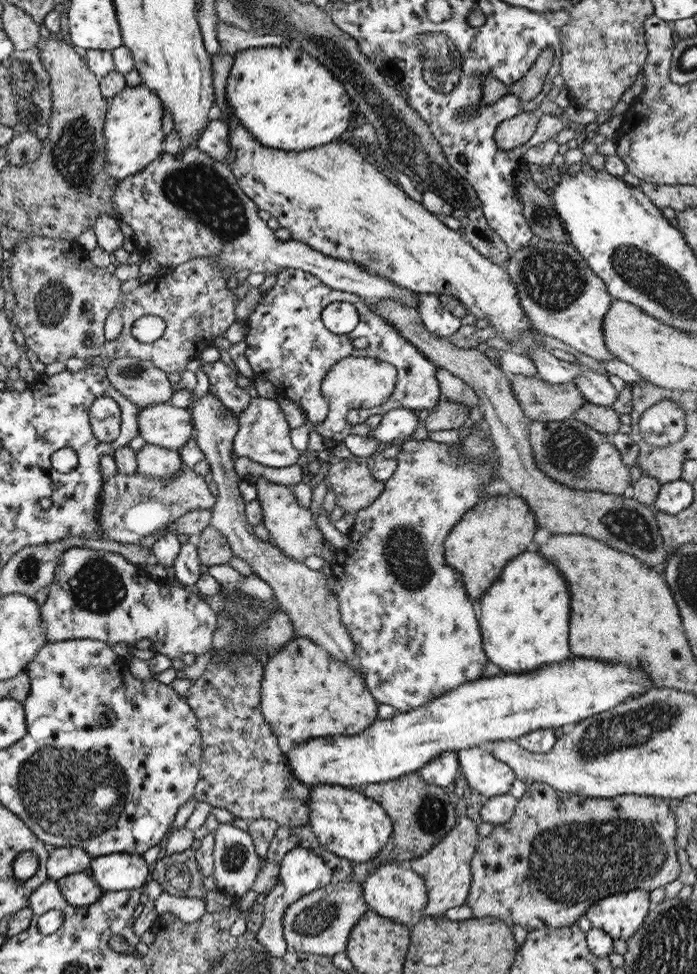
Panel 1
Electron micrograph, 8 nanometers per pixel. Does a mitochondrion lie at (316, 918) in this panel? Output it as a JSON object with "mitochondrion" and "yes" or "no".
{"mitochondrion":"yes"}

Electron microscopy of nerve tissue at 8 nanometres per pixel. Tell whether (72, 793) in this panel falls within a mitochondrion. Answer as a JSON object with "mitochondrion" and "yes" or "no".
{"mitochondrion":"yes"}

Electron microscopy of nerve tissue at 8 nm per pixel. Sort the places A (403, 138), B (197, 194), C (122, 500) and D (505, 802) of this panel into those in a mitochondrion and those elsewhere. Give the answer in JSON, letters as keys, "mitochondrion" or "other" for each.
{"A":"mitochondrion","B":"mitochondrion","C":"mitochondrion","D":"other"}

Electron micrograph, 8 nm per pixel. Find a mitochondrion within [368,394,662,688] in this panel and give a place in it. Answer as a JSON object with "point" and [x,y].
{"point":[405,552]}

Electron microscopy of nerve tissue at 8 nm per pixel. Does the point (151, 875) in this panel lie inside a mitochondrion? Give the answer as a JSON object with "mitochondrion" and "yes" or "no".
{"mitochondrion":"no"}

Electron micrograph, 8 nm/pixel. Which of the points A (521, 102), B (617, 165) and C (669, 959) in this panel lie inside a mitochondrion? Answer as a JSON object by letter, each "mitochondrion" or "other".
{"A":"other","B":"other","C":"mitochondrion"}

